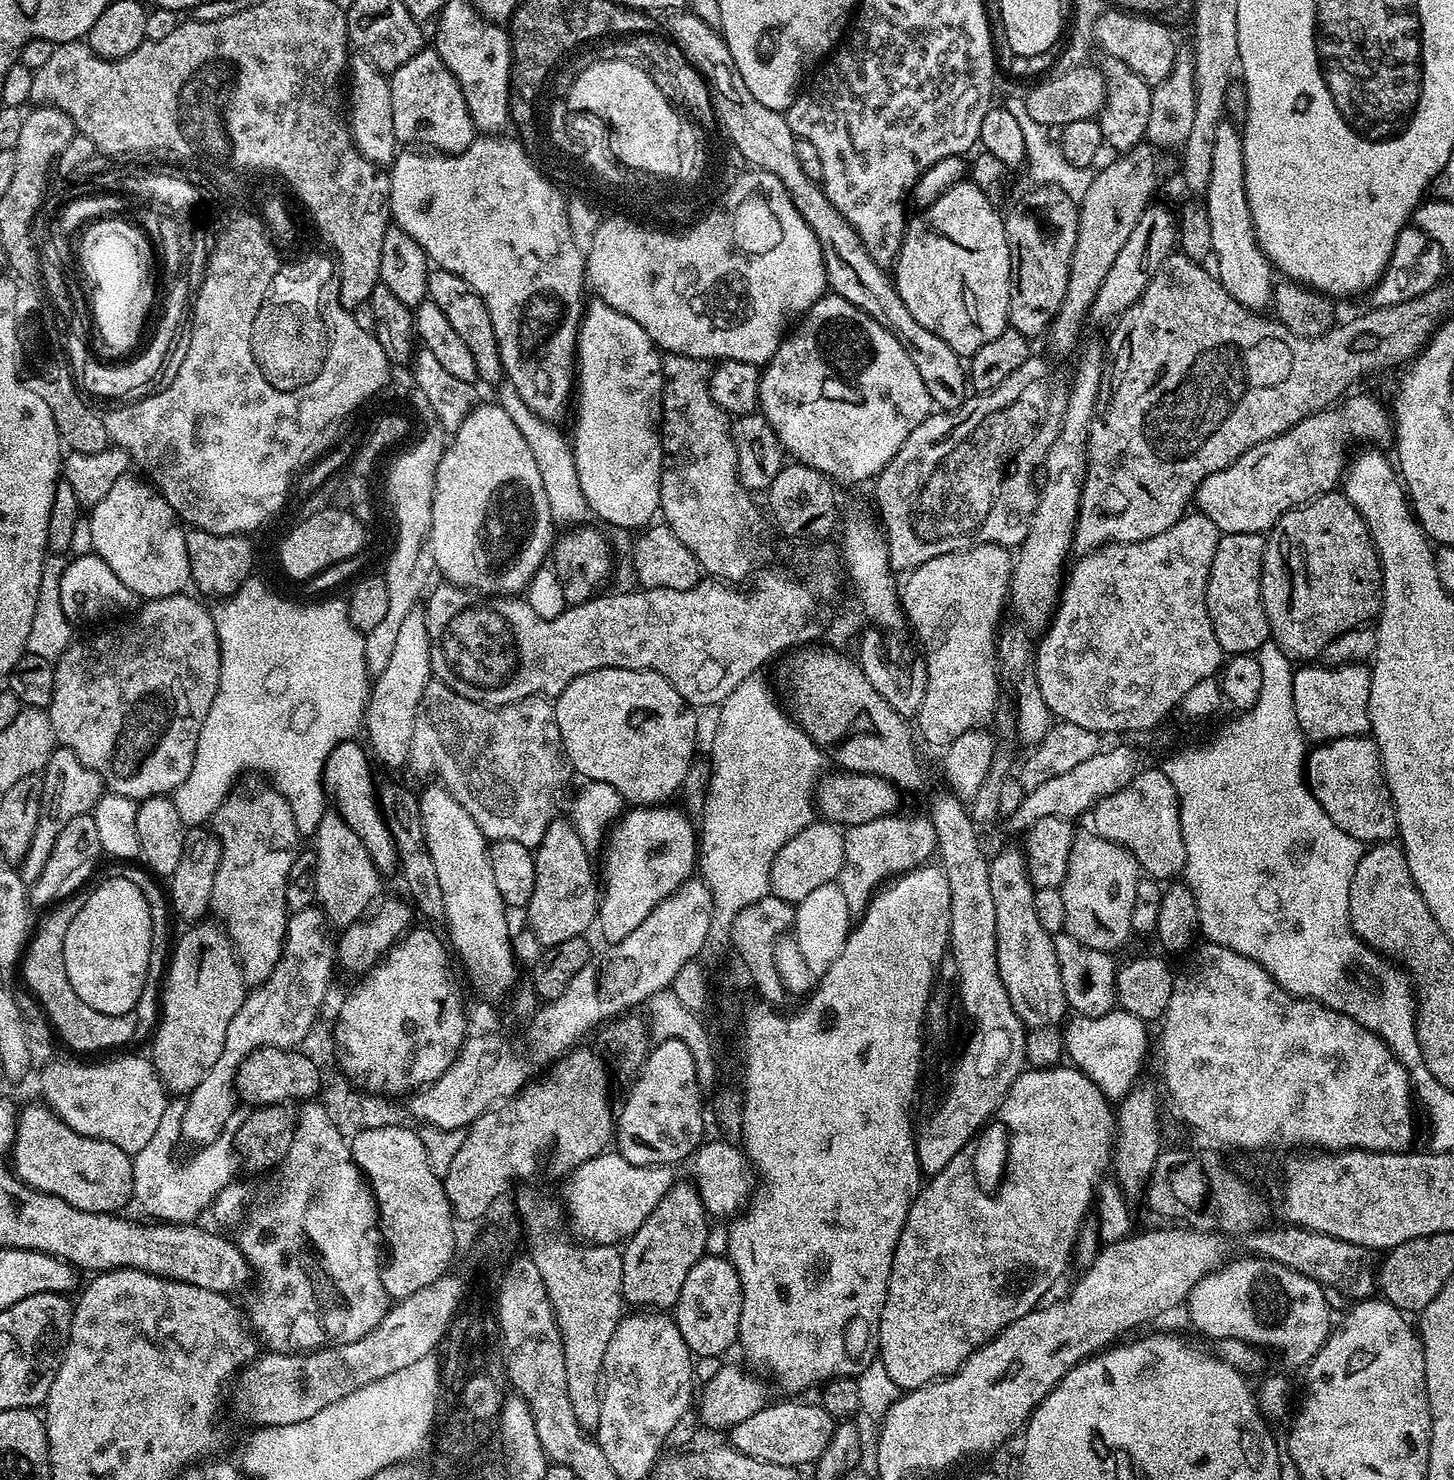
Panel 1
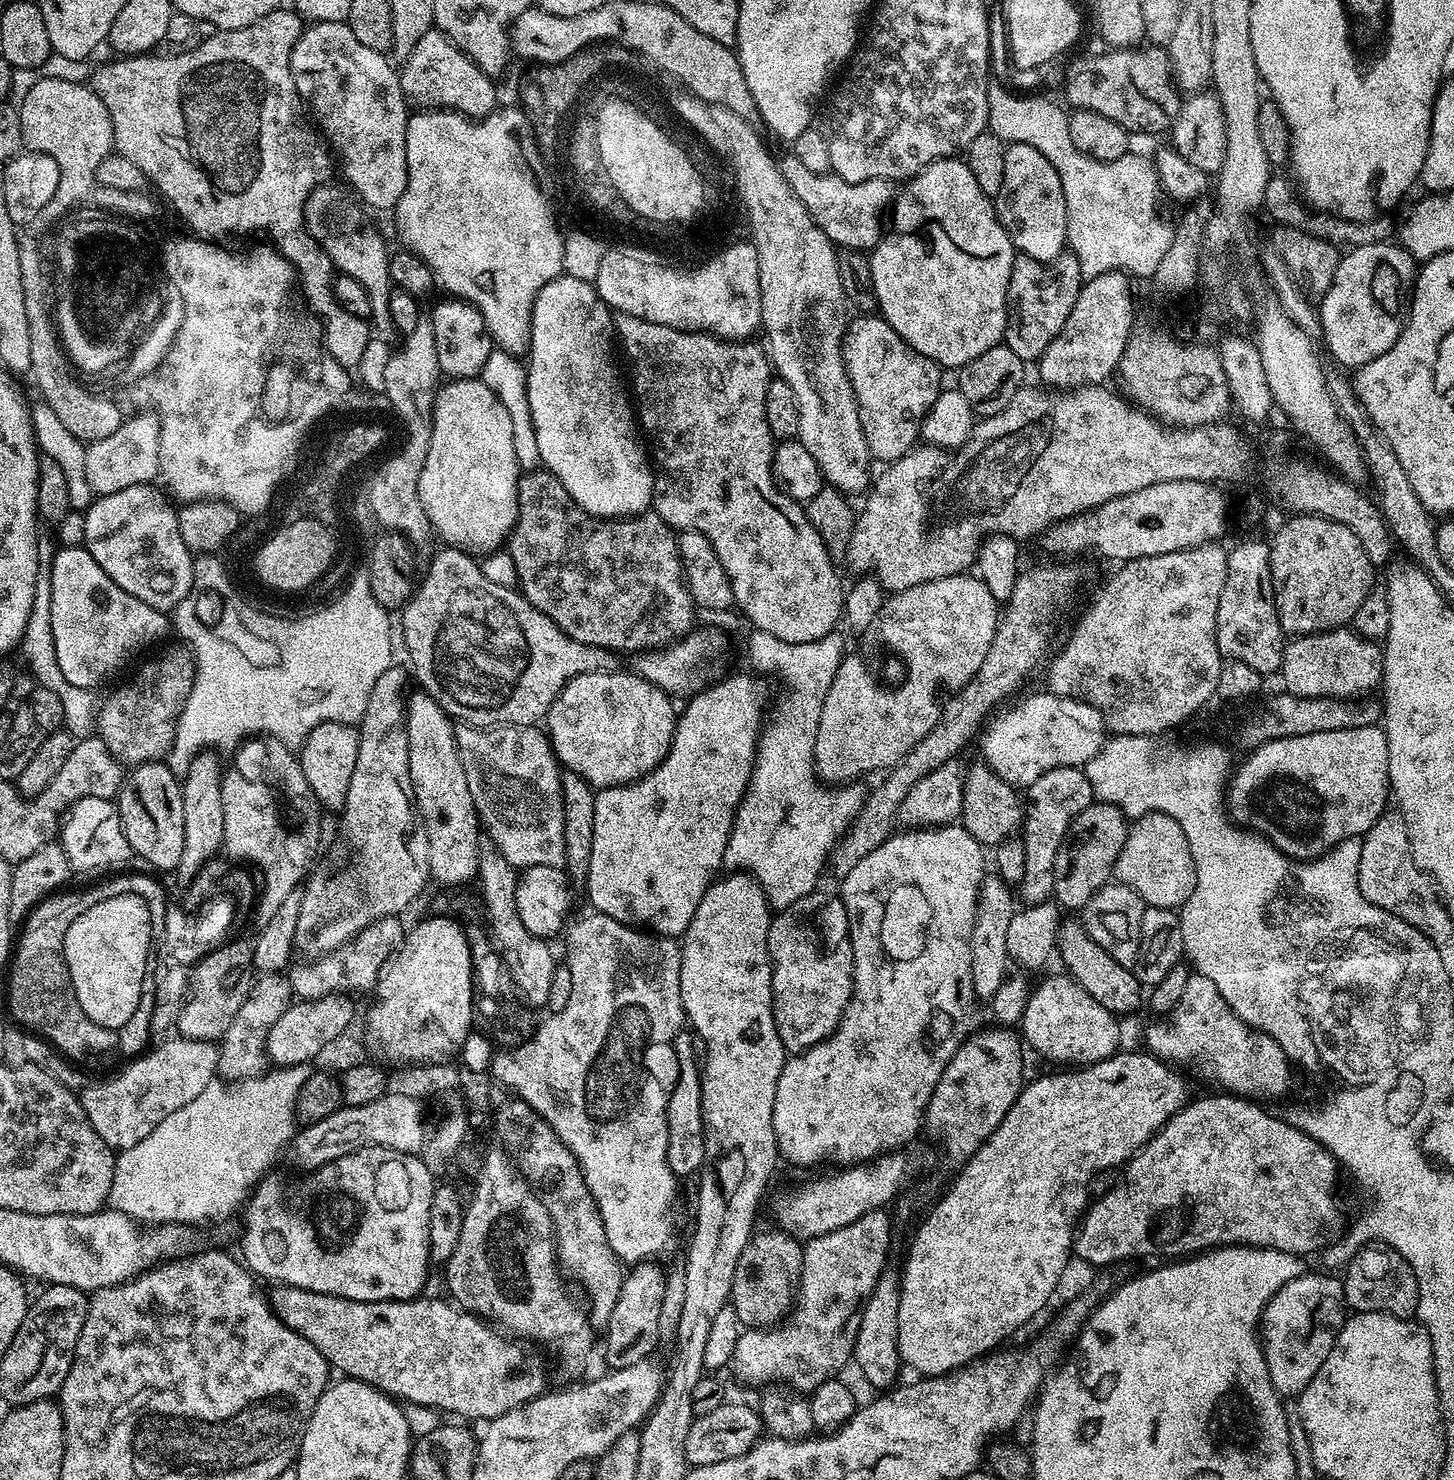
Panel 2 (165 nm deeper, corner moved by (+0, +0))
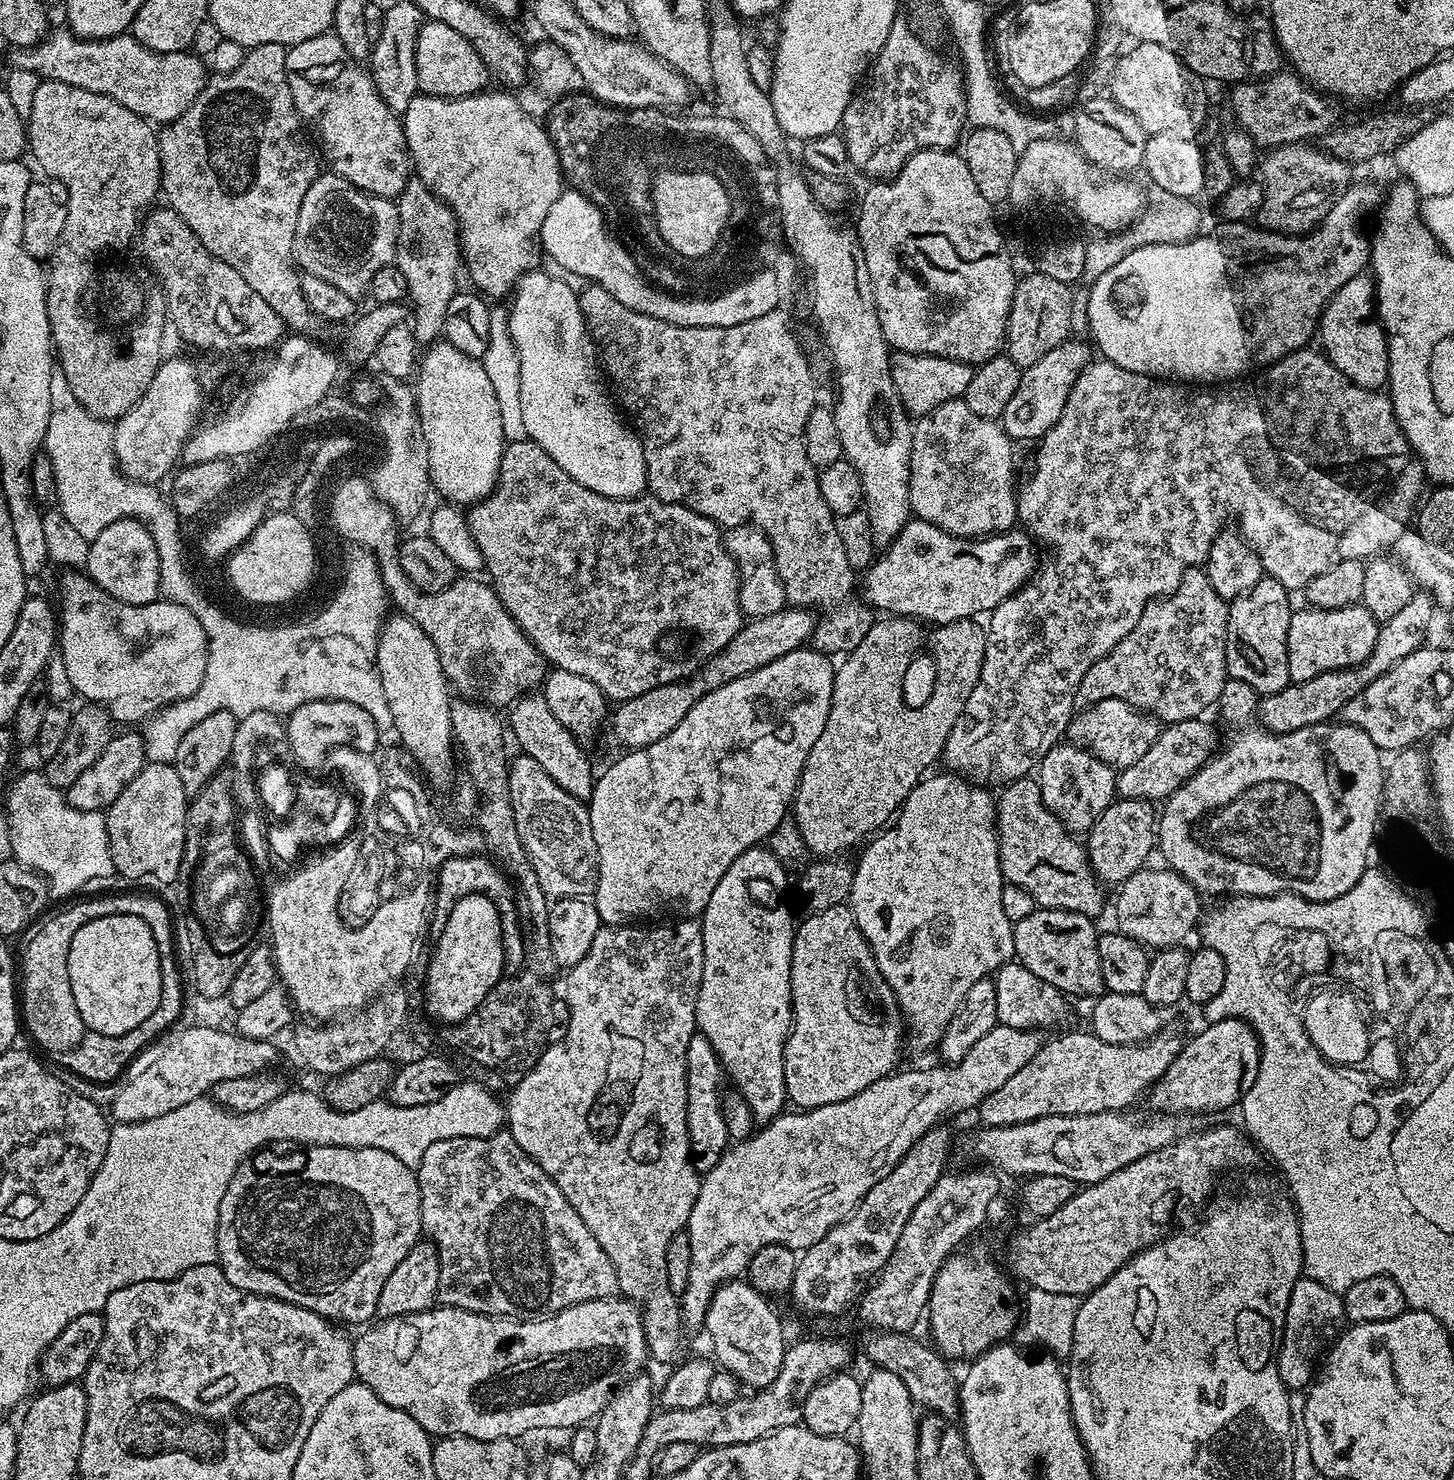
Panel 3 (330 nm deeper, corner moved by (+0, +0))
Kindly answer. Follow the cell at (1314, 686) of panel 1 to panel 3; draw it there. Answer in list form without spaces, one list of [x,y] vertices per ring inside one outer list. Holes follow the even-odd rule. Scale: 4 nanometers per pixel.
[[[1361,603],[1345,608],[1313,608],[1293,611],[1288,631],[1290,681],[1297,684],[1330,670],[1352,668],[1368,659],[1380,633],[1380,624]]]

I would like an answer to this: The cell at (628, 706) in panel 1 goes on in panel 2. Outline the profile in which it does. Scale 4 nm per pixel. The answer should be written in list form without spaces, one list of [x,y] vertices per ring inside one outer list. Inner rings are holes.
[[[620,671],[578,674],[561,690],[560,697],[554,701],[546,717],[546,732],[556,759],[567,771],[578,774],[596,790],[633,784],[647,772],[654,771],[666,758],[676,729],[678,708],[672,705],[675,704],[673,697],[663,692],[657,684],[636,675],[635,671]]]

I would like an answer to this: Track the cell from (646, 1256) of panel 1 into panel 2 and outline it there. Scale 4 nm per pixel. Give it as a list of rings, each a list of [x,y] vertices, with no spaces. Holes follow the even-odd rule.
[[[653,1263],[633,1265],[625,1275],[623,1286],[620,1288],[618,1302],[608,1319],[605,1329],[606,1360],[613,1369],[624,1369],[626,1366],[640,1364],[651,1357],[653,1350],[659,1345],[658,1330],[659,1311],[662,1298],[665,1296],[665,1282],[663,1269],[654,1267]]]

